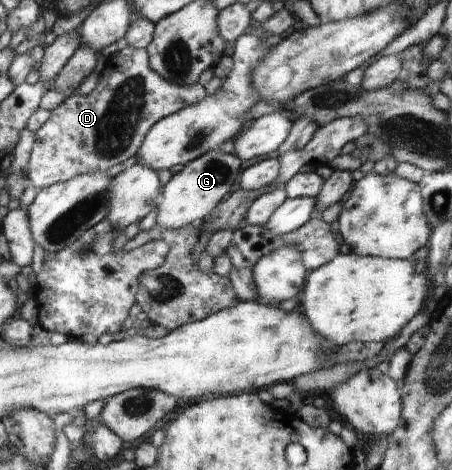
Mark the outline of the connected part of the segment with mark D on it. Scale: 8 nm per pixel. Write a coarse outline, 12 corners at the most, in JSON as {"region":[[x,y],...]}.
{"region":[[129,45],[35,134],[37,190],[124,163],[200,103]]}

